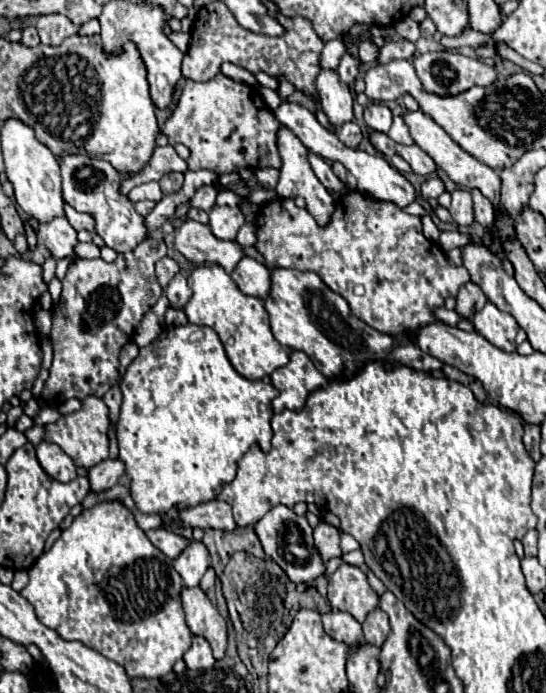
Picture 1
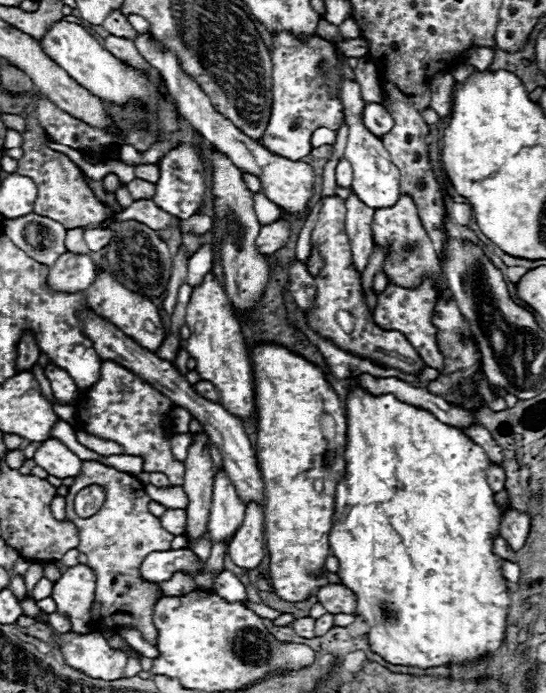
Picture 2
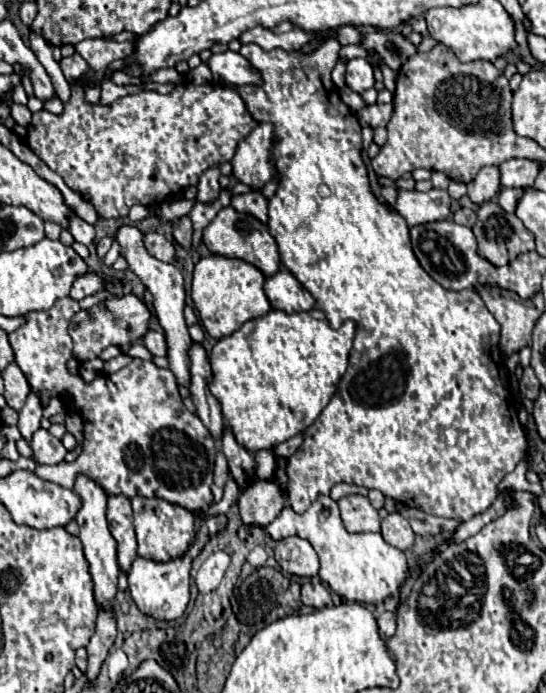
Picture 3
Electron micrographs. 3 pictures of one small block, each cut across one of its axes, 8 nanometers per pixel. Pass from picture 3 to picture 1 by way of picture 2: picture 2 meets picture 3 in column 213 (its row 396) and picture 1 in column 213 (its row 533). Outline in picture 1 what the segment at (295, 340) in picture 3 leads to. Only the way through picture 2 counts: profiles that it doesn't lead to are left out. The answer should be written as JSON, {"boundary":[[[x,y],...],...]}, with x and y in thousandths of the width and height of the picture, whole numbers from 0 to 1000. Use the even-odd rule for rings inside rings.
{"boundary":[[[341,468],[297,476],[278,496],[256,502],[253,517],[234,528],[220,554],[227,577],[216,606],[216,658],[231,670],[242,719],[267,742],[300,742],[315,730],[341,733],[392,722],[407,704],[432,690],[436,664],[465,638],[473,638],[480,649],[495,649],[502,626],[495,618],[502,597],[495,580],[509,571],[509,563],[502,563],[495,551],[440,543],[388,473],[370,470],[374,491],[348,494],[344,488],[359,473],[355,468]]]}

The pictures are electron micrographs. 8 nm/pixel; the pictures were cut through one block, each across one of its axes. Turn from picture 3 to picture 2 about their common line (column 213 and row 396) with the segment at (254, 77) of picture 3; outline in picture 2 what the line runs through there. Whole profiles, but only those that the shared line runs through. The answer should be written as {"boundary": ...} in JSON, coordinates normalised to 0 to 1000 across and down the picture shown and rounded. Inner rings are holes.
{"boundary":[[[88,525],[88,528],[81,531],[81,537],[84,537],[84,545],[88,545],[92,554],[95,554],[99,571],[103,571],[110,580],[125,583],[125,580],[139,571],[139,563],[143,563],[136,545],[132,545],[121,534],[106,531],[103,525]]]}

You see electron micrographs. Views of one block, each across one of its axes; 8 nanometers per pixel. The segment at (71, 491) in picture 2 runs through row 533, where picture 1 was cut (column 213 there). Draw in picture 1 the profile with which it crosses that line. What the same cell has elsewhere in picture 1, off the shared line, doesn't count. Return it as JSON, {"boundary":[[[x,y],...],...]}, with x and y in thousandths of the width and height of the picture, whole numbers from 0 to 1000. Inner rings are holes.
{"boundary":[[[399,107],[396,113],[381,118],[355,118],[341,115],[333,136],[326,141],[322,156],[315,159],[311,170],[297,182],[297,193],[308,196],[308,208],[341,208],[348,214],[348,245],[385,242],[396,248],[425,248],[436,242],[487,242],[502,240],[513,242],[513,228],[505,216],[505,188],[513,176],[502,170],[498,159],[484,150],[476,130],[443,118],[432,118],[410,107]]]}

